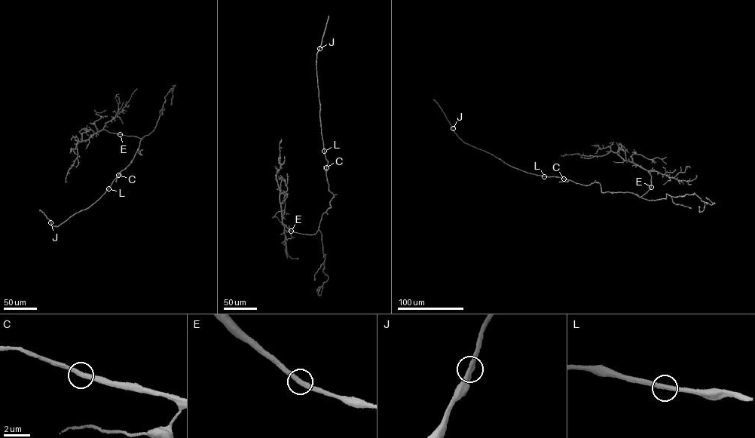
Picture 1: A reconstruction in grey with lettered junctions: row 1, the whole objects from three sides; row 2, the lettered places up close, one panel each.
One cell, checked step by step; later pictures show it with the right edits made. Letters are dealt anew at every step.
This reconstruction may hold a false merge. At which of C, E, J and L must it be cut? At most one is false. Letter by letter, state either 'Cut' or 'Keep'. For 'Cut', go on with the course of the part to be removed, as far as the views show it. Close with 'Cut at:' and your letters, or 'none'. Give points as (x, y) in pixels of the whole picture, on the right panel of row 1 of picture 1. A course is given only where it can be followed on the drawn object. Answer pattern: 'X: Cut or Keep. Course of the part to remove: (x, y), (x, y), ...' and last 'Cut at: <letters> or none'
C: Keep
E: Keep
J: Keep
L: Keep
Cut at: none

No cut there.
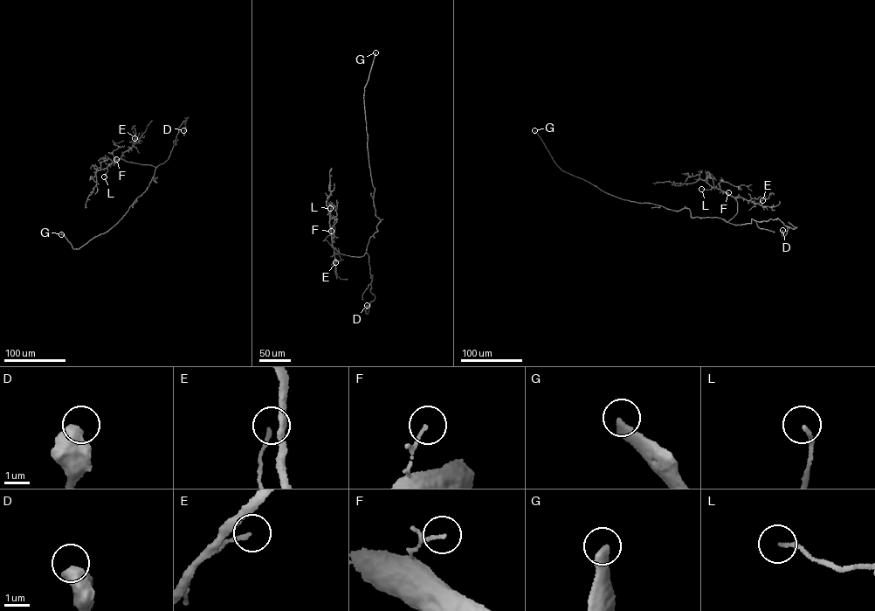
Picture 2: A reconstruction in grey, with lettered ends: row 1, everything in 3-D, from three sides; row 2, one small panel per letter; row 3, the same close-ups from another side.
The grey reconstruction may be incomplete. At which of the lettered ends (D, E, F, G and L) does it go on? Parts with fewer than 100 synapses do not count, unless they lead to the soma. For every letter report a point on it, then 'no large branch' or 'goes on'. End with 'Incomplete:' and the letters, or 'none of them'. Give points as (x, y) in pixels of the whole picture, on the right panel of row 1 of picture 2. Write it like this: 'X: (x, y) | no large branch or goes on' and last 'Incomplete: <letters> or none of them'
D: (782, 230) | no large branch
E: (762, 200) | no large branch
F: (728, 192) | no large branch
G: (534, 130) | goes on
L: (701, 189) | no large branch
Incomplete: G

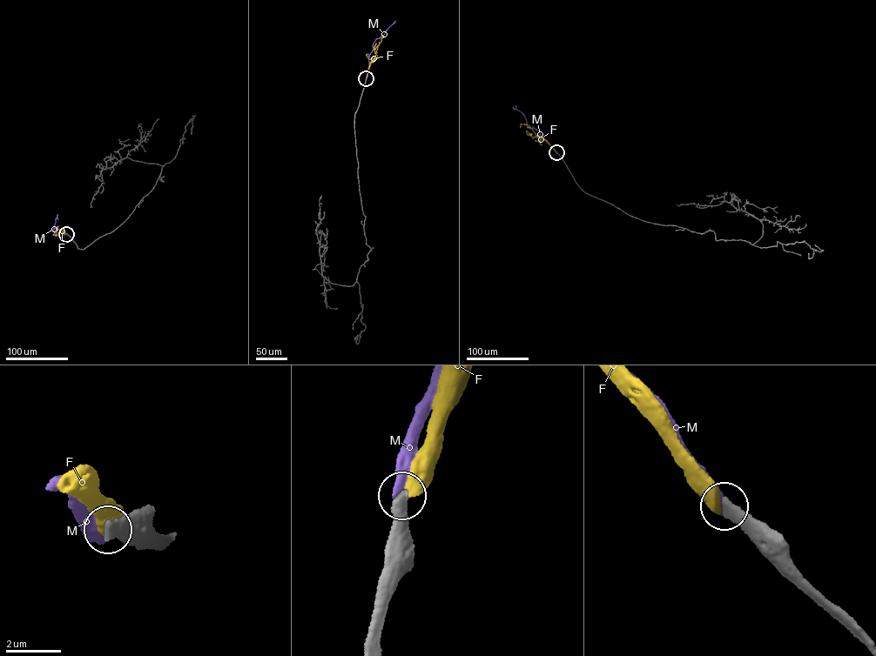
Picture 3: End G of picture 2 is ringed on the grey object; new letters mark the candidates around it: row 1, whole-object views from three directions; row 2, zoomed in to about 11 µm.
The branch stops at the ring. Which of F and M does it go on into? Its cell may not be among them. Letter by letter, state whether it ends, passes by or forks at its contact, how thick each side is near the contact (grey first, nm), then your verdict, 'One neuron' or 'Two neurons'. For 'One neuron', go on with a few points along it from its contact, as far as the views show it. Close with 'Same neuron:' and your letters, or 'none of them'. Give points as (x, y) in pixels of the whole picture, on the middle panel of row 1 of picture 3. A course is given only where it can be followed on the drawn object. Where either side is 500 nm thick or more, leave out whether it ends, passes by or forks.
F: Thickness 440 nm (grey) against 500 nm. Two neurons
M: Thickness 440 nm (grey) against 500 nm. One neuron. Its course: (366, 78), (373, 43), (395, 21)
Same neuron: M

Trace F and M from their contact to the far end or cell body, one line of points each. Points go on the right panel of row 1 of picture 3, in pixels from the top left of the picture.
F: (555, 152), (528, 125), (521, 123), (520, 127)
M: (555, 152), (535, 129), (527, 126), (522, 112), (513, 107)

